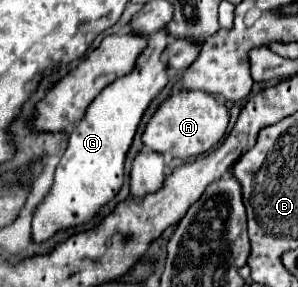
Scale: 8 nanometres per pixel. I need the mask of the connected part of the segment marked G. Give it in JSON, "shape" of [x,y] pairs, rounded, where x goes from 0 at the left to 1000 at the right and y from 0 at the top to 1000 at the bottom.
{"shape":[[[550,101],[503,122],[497,164],[470,192],[450,247],[369,289],[309,352],[309,366],[289,387],[289,415],[275,415],[268,436],[235,463],[228,519],[188,582],[168,672],[121,721],[107,756],[107,833],[121,847],[161,840],[181,812],[208,798],[289,784],[403,666],[416,638],[423,533],[443,512],[470,415],[564,289],[564,233],[550,233],[544,206],[544,178],[564,157],[564,143],[577,136],[564,136],[564,115]]]}

